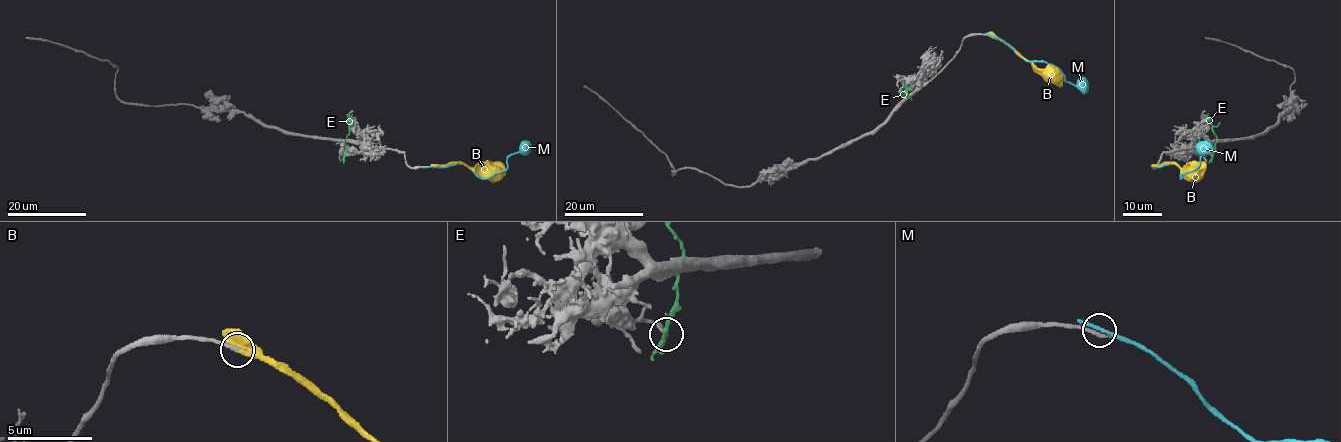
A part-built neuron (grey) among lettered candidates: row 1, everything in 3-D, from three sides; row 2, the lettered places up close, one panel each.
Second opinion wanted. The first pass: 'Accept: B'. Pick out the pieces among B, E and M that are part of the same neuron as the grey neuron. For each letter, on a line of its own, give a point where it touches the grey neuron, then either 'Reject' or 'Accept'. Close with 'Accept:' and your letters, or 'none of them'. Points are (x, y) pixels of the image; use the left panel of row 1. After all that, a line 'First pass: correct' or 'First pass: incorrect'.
B: Touches grey at (434, 166). Accept
E: Touches grey at (343, 157). Reject
M: Touches grey at (433, 167). Reject
Accept: B
First pass: correct

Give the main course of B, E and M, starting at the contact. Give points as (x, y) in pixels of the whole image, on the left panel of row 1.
B: (434, 166), (463, 163), (472, 168), (504, 169)
E: (343, 157), (351, 120), (346, 116)
M: (433, 167), (463, 163), (479, 177), (487, 179), (503, 172), (507, 159), (528, 142)

